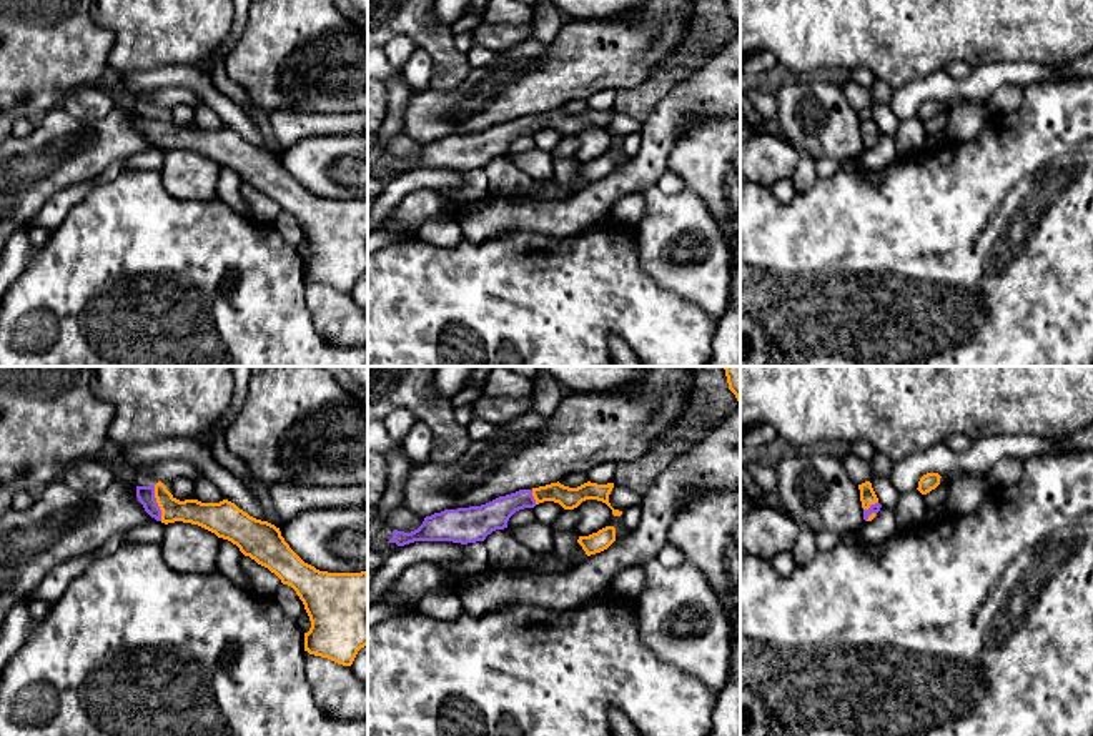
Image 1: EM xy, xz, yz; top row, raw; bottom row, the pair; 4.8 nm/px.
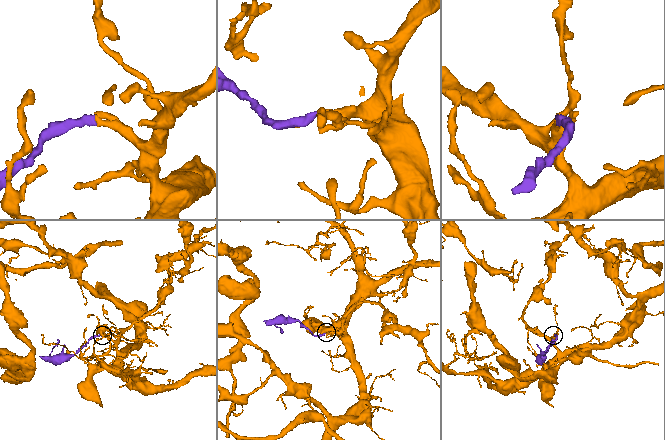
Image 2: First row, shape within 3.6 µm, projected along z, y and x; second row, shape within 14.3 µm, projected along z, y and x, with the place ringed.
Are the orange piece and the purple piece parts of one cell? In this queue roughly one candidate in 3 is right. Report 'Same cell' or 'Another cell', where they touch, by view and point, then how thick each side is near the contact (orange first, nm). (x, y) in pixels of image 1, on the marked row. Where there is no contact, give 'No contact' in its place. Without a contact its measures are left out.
Same cell. Touches orange at xy (157, 502). Thickness 130 nm (orange) against 90 nm

